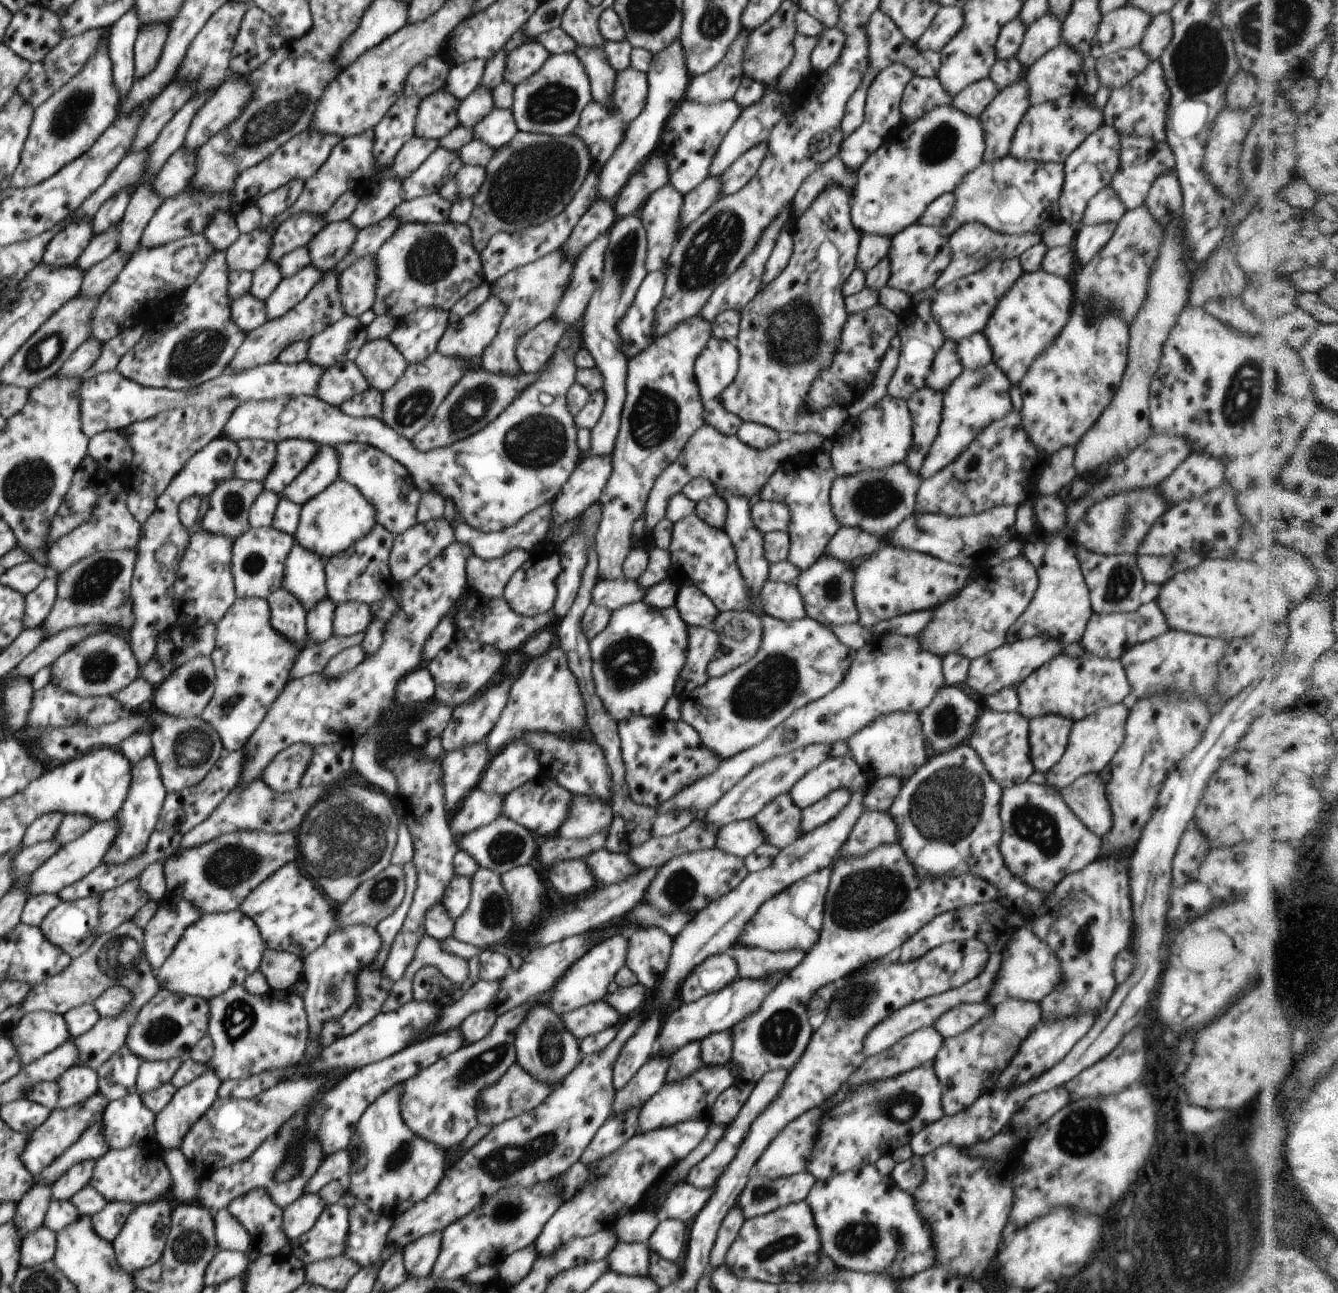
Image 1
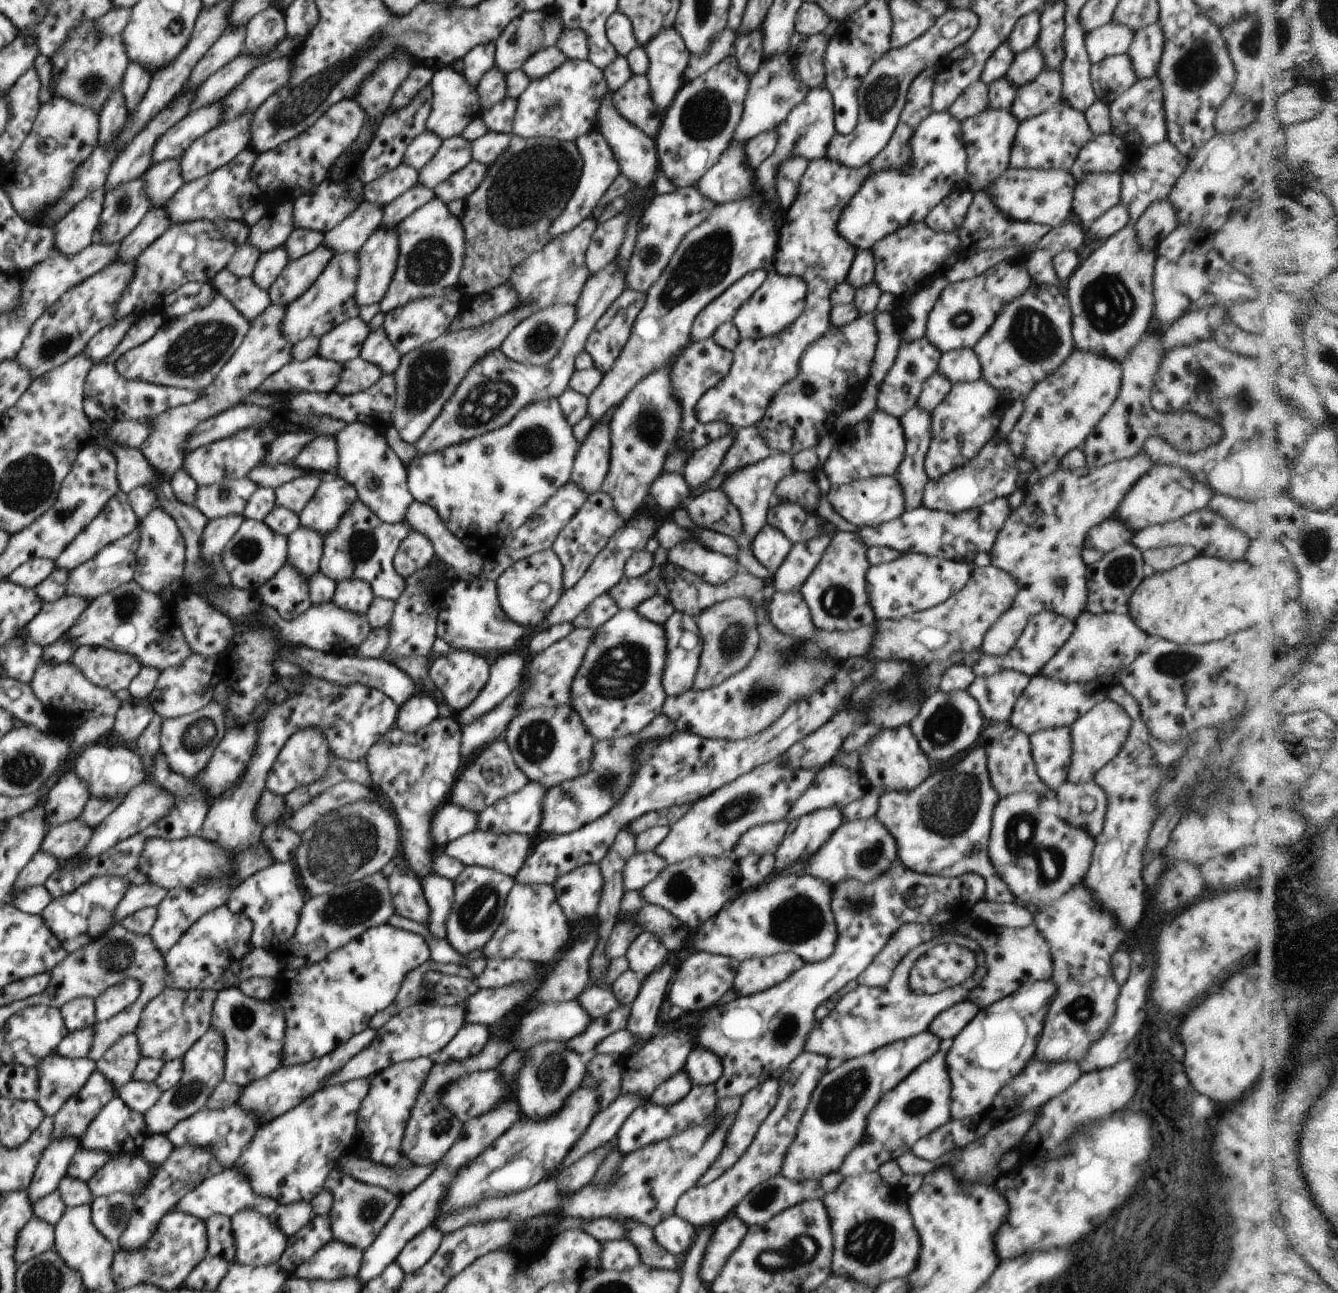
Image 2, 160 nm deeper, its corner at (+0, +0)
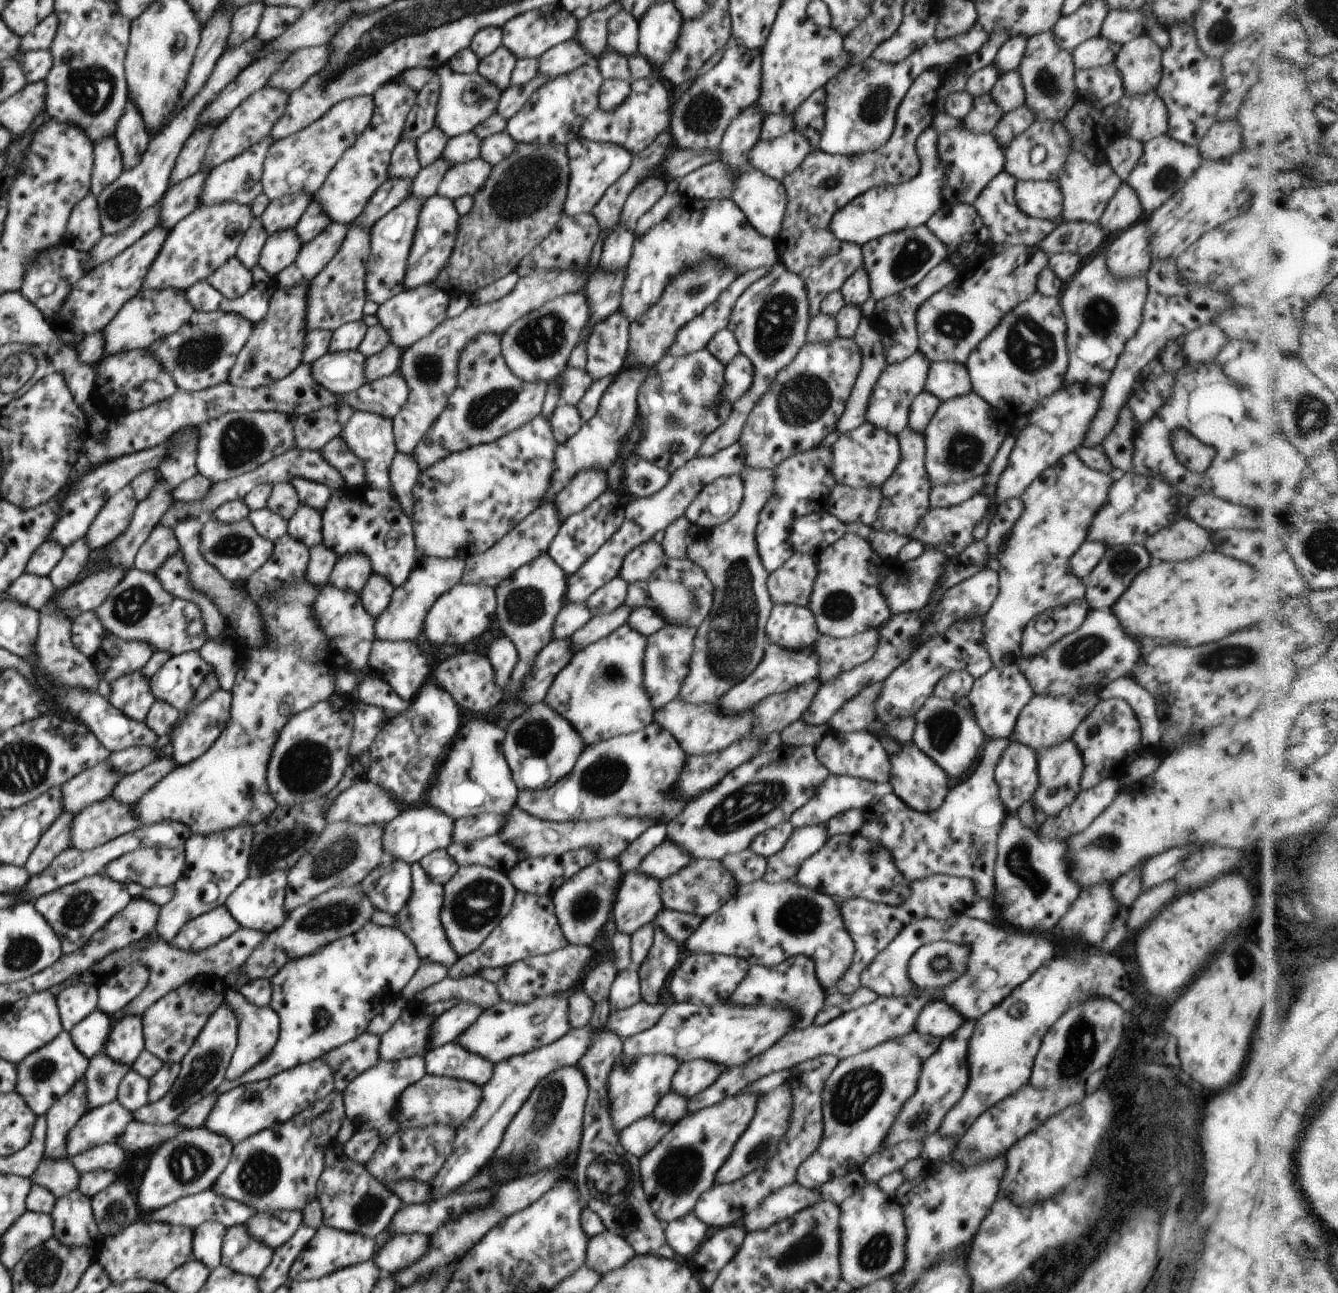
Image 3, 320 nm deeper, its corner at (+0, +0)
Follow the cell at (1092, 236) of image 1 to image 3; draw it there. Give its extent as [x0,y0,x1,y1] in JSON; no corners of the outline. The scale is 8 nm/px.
[1097,182,1145,234]

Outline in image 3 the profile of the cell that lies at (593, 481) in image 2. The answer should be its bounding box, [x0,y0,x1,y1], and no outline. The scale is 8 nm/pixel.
[554,471,608,522]

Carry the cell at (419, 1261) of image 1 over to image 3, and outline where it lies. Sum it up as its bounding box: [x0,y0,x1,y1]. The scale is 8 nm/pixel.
[372,1233,428,1274]

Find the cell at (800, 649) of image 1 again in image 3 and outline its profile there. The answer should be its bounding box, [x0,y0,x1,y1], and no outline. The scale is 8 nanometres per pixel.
[653,697,753,756]

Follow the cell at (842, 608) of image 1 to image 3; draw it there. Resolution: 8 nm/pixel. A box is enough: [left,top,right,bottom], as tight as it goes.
[808,534,891,637]

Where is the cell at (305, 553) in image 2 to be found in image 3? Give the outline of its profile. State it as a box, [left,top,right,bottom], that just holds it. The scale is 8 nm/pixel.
[287,503,323,550]

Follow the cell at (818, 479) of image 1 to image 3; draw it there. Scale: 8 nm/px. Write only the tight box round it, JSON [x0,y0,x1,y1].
[767,550,816,607]

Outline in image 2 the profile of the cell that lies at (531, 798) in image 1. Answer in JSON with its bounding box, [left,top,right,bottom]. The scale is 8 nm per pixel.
[477,781,550,840]

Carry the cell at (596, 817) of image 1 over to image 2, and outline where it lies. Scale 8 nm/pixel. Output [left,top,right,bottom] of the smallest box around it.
[540,714,674,835]

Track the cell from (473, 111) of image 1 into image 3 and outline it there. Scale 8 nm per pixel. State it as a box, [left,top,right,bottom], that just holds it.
[477,45,517,92]

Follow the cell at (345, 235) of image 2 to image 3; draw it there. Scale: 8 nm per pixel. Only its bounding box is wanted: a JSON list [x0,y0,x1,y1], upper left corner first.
[348,178,413,228]

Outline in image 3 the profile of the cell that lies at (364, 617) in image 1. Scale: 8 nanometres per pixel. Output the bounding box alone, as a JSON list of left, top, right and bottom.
[329,552,372,596]

